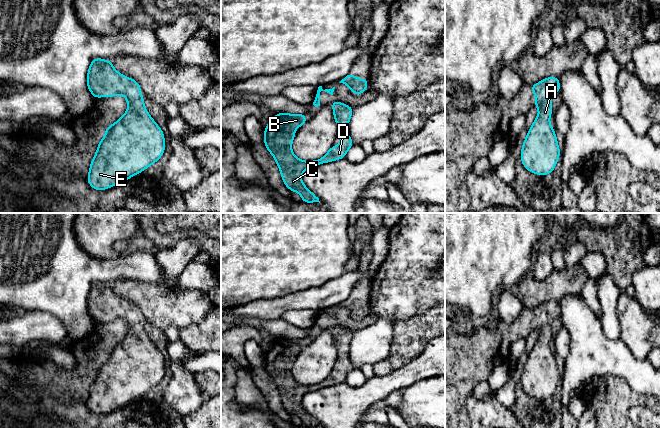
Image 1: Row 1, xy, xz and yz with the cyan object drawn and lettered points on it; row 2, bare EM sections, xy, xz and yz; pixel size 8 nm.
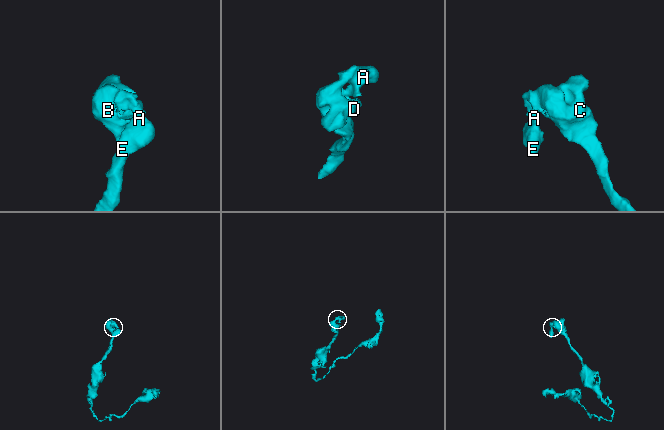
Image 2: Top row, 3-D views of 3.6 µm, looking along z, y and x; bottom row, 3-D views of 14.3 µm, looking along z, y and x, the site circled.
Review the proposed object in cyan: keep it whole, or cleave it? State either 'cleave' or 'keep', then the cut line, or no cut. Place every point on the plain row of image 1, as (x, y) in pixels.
keep; cut none

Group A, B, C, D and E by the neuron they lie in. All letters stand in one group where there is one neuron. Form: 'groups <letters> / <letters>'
groups A B C D E

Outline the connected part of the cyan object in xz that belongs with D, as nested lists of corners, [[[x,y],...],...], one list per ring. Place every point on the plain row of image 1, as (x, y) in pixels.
[[[276,337],[265,352],[264,369],[273,379],[286,411],[291,416],[298,416],[304,427],[320,427],[319,422],[303,408],[302,397],[308,392],[345,382],[354,367],[347,356],[340,359],[340,369],[333,369],[321,383],[300,384],[293,378],[291,369],[295,361],[294,355],[306,346],[305,338]]]

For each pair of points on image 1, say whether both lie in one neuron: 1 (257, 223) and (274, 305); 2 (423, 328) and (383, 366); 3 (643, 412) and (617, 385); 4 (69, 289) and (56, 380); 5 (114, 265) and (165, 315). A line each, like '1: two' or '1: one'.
1: two
2: one
3: two
4: two
5: two

